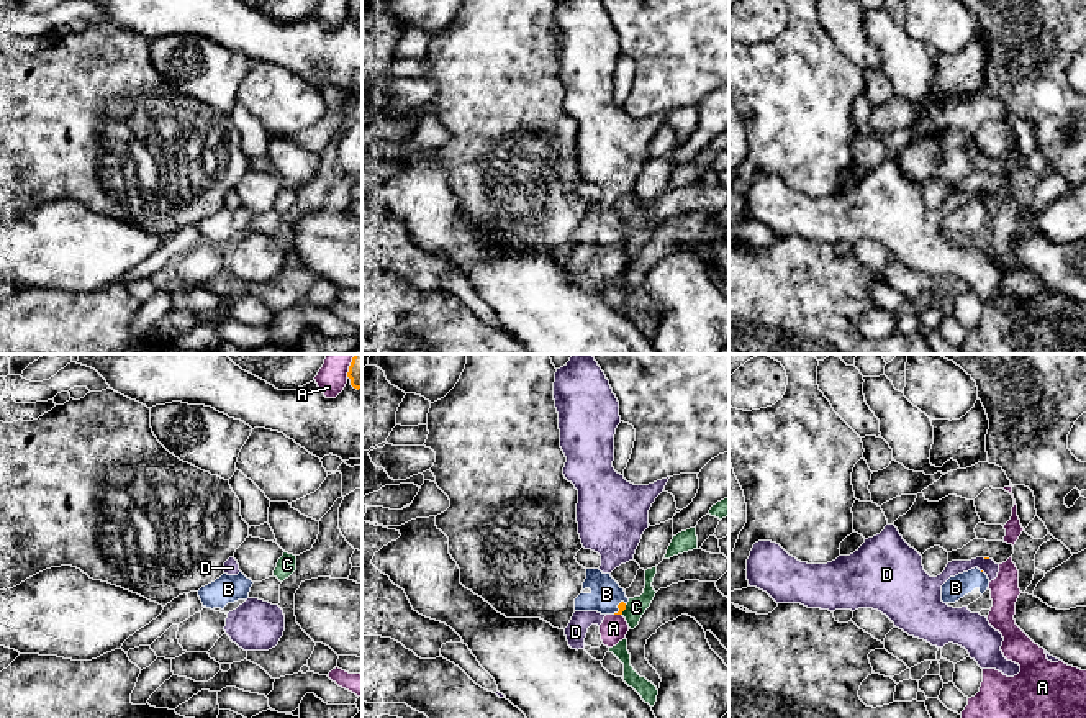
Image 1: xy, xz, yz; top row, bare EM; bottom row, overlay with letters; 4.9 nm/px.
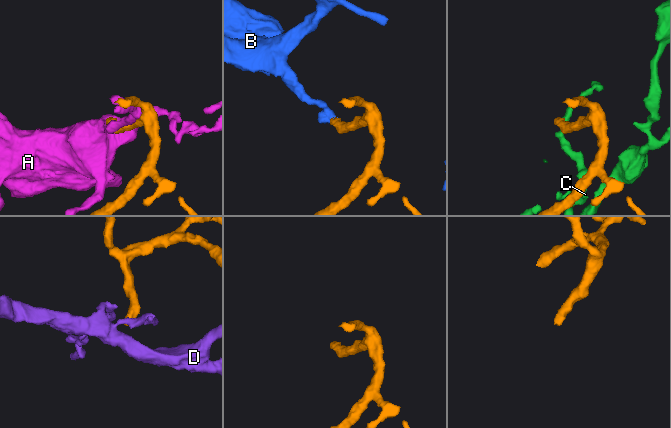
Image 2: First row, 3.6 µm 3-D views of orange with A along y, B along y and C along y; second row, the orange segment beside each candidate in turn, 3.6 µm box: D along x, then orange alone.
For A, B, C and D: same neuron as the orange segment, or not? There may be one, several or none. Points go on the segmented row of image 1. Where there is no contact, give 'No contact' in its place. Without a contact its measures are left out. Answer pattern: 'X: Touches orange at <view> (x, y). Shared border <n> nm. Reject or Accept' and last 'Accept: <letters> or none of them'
A: Touches orange at xy (349, 366). Shared border 120 nm. Reject
B: Touches orange at xz (618, 607). Shared border 90 nm. Accept
C: Touches orange at xz (624, 608). Shared border 50 nm. Reject
D: Touches orange at yz (986, 558). Shared border 30 nm. Reject
Accept: B

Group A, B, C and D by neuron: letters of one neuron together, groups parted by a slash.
A / B / C / D

